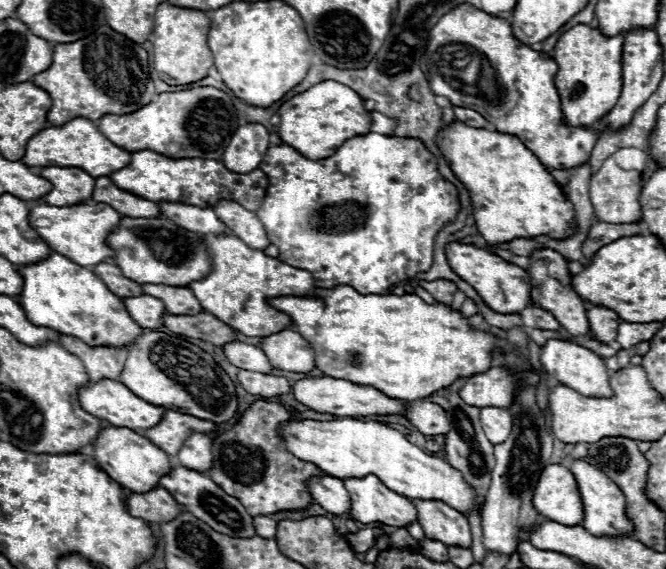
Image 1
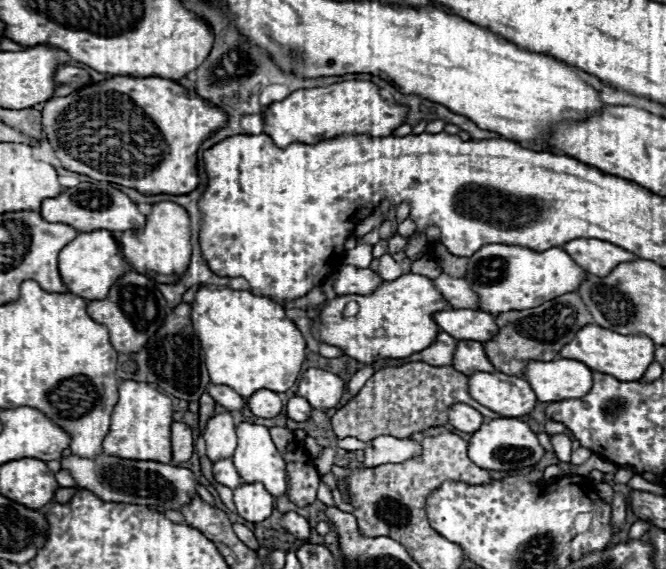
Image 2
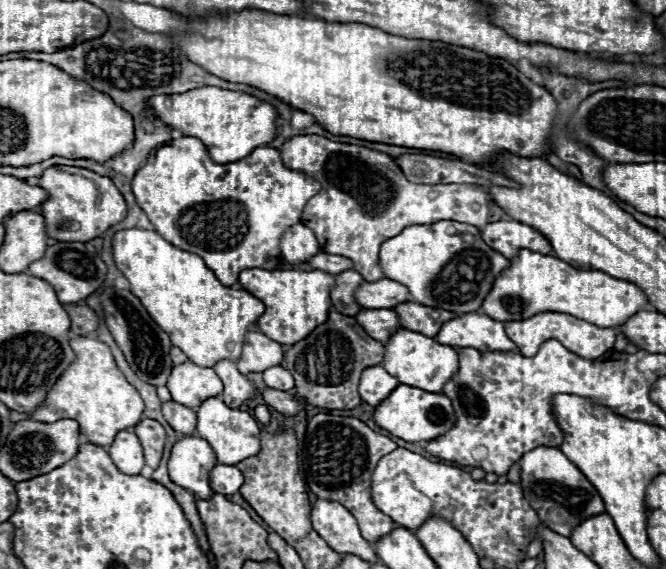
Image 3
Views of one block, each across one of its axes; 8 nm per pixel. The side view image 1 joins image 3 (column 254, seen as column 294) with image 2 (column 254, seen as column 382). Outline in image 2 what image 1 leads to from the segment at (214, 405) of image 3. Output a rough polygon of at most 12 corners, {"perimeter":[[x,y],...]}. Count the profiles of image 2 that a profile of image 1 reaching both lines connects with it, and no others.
{"perimeter":[[242,422],[232,462],[244,482],[286,494],[286,462],[268,428]]}

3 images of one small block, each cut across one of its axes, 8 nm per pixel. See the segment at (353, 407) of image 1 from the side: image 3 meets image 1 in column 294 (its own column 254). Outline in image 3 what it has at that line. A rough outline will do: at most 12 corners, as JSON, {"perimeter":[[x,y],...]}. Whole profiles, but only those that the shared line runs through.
{"perimeter":[[220,360],[214,370],[224,382],[222,398],[240,408],[260,394],[234,362]]}

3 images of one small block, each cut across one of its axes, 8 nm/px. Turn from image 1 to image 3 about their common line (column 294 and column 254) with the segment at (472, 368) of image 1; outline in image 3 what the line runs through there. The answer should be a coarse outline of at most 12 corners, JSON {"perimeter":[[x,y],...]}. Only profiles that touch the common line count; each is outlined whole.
{"perimeter":[[154,230],[116,266],[194,364],[240,358],[266,306]]}

